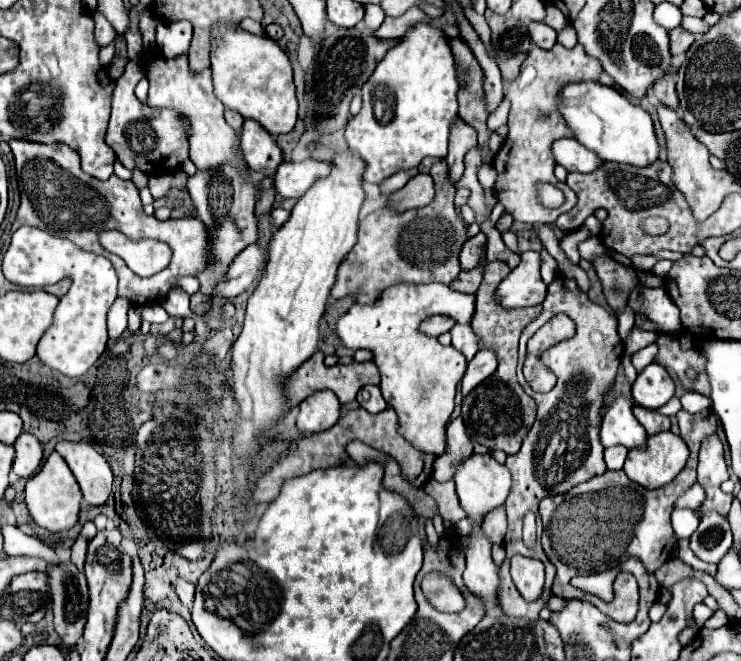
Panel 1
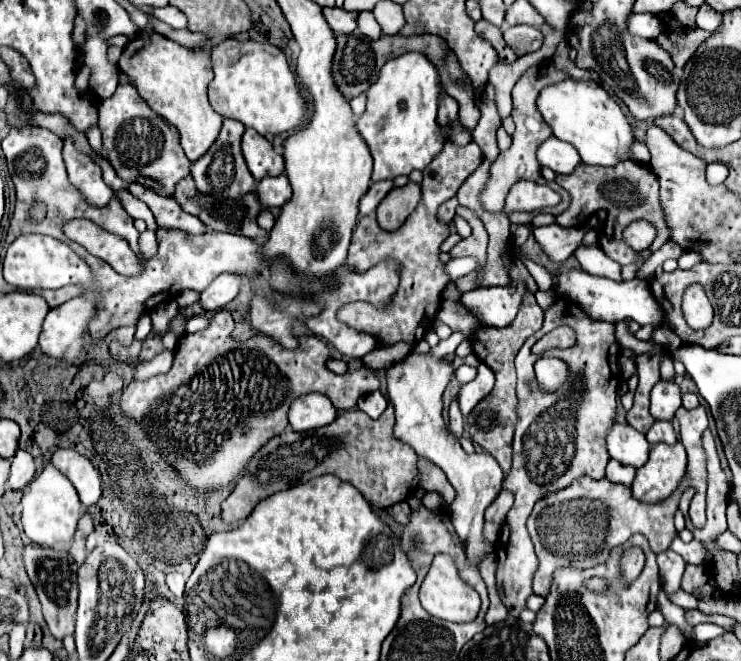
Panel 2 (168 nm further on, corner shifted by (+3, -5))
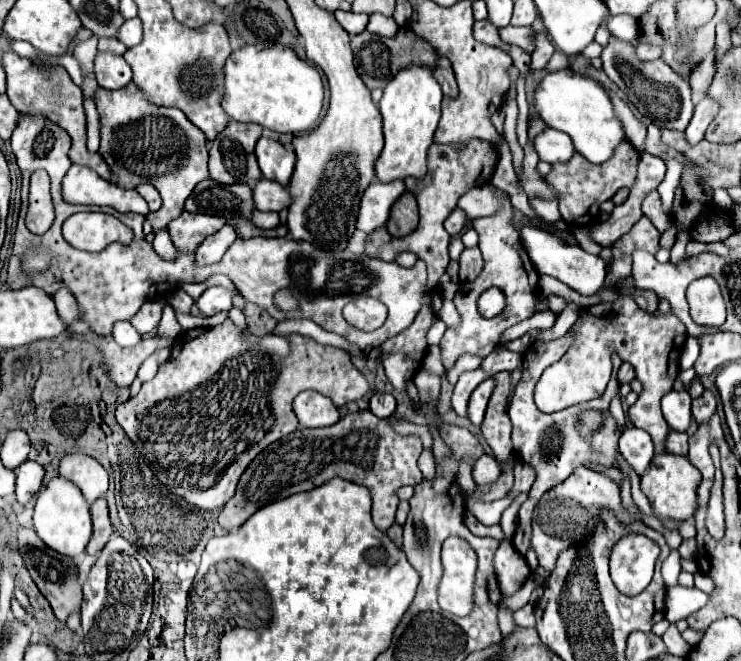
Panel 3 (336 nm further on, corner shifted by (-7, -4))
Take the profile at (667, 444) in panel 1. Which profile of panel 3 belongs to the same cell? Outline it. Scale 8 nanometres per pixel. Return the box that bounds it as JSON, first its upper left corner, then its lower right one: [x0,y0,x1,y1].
[641,453,701,523]

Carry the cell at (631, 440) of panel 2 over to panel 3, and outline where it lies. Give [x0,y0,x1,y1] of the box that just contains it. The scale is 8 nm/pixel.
[619,427,653,475]

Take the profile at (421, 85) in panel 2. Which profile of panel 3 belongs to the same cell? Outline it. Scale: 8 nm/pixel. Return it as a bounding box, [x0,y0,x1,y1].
[375,67,441,183]

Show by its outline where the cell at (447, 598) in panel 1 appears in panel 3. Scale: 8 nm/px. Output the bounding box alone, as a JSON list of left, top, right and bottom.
[439,537,477,617]

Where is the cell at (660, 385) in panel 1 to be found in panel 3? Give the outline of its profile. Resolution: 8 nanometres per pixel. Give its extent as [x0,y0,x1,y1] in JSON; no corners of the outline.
[661,391,691,431]

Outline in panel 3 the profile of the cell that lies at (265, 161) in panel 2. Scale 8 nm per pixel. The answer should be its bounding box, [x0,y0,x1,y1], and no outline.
[255,137,295,187]

